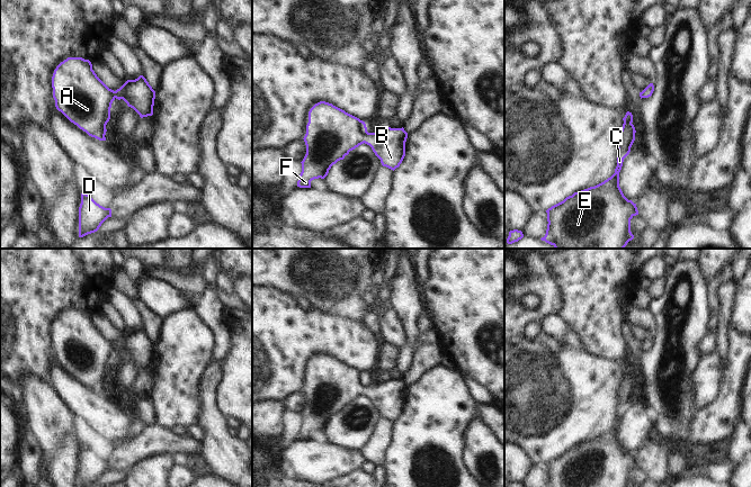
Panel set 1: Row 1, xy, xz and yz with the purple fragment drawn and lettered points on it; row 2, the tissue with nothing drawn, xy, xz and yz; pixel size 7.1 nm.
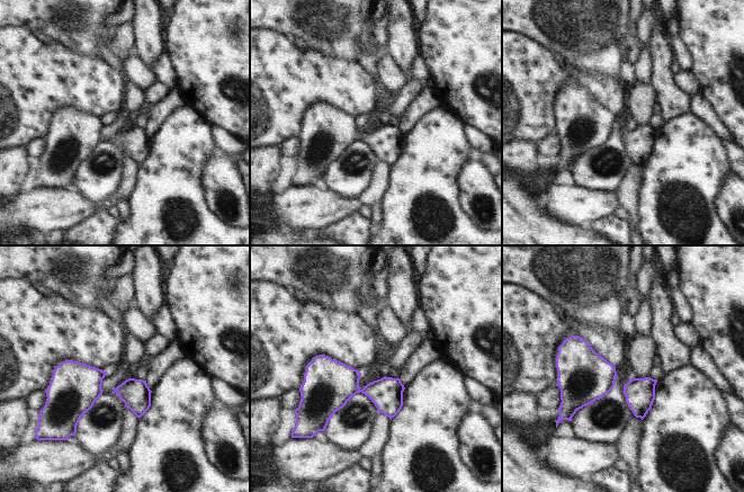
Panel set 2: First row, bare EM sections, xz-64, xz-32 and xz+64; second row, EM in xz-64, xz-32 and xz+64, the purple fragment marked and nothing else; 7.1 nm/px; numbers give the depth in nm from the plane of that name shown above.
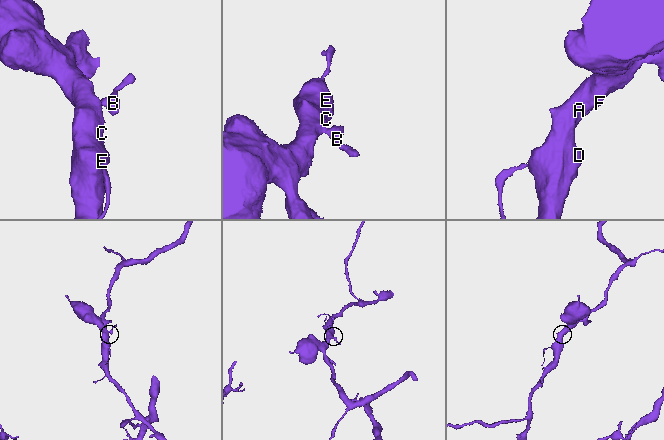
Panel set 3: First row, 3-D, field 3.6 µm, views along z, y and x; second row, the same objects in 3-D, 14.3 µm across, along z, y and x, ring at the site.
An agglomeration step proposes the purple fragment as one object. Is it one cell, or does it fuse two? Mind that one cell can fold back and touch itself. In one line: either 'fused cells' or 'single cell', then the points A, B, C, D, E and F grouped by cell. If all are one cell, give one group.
single cell; A B C D E F

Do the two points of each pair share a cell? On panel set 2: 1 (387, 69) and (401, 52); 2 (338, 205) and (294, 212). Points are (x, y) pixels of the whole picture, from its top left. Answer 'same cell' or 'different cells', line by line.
1: different cells
2: same cell

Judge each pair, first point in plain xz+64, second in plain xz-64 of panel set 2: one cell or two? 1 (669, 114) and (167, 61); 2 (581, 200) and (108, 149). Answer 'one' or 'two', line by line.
1: two
2: two

